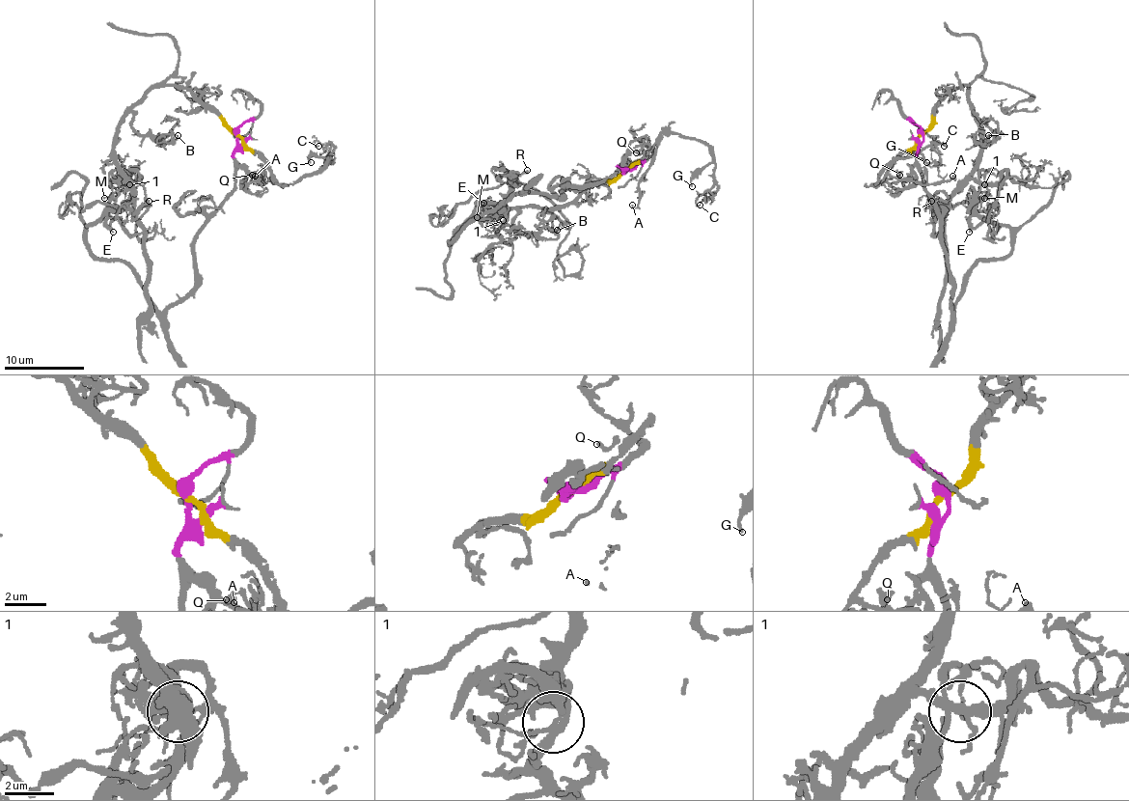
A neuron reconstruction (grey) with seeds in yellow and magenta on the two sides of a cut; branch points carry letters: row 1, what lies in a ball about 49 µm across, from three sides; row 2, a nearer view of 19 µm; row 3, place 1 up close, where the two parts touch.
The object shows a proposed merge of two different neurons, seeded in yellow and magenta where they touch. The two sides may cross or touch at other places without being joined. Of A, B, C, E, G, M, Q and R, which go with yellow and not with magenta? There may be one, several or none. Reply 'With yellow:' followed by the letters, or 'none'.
With yellow: A, B, C, G, R

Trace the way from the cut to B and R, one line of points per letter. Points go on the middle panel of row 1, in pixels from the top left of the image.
B: (622, 172), (613, 179), (591, 181), (562, 206), (517, 207), (513, 225), (520, 232), (558, 230)
R: (622, 172), (613, 179), (591, 181), (562, 206), (510, 207), (490, 213), (504, 200), (512, 179), (527, 170)

